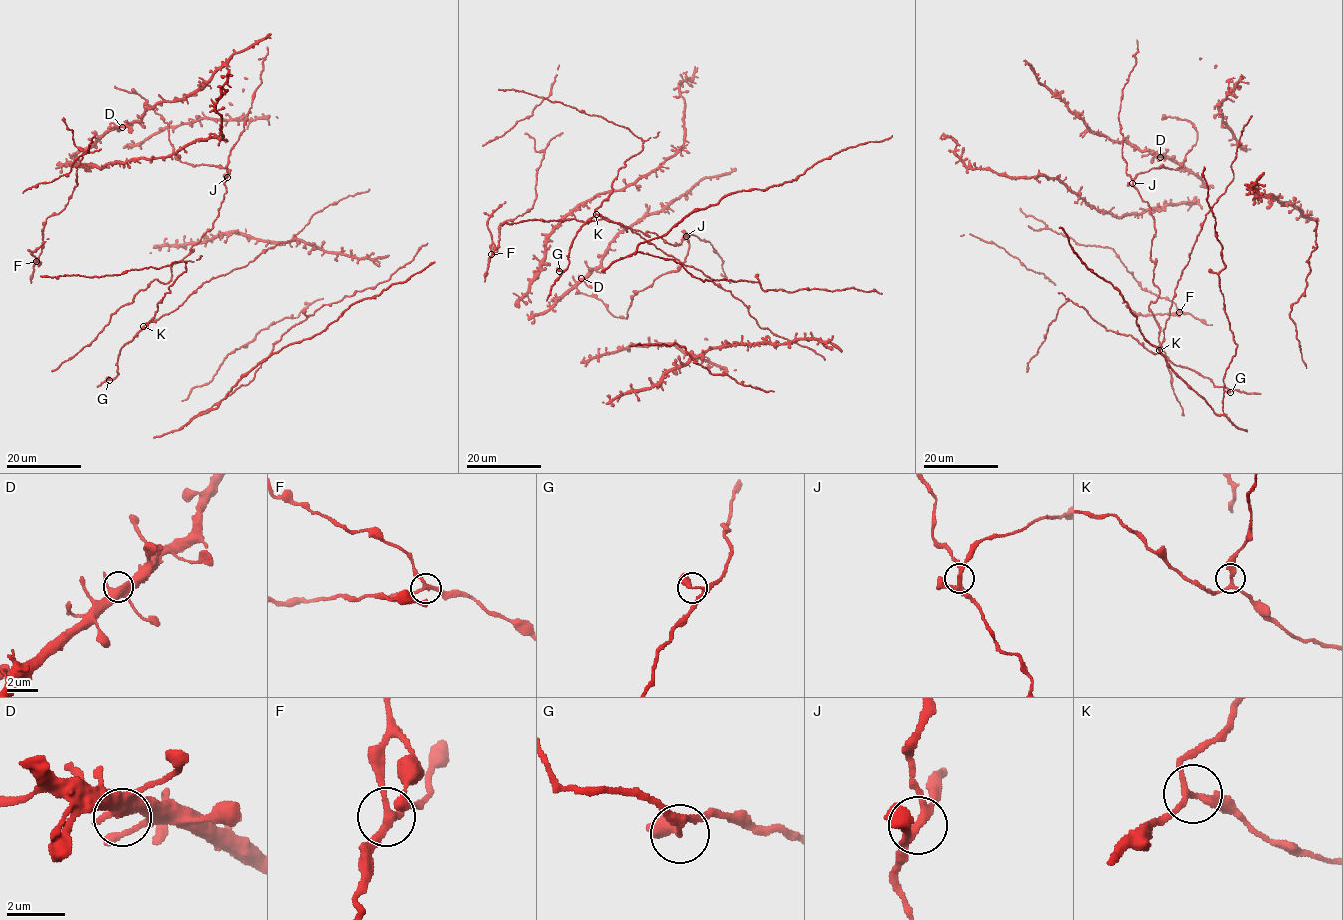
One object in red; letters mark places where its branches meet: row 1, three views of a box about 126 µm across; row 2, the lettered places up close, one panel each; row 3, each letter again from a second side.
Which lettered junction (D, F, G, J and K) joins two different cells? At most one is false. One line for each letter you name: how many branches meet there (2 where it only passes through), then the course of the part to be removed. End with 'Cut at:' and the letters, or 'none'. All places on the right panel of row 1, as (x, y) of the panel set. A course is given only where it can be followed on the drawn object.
J: branches 4; course (1132, 183), (1139, 173), (1162, 165), (1181, 167), (1185, 154), (1196, 143), (1192, 123), (1162, 118)
Cut at: J

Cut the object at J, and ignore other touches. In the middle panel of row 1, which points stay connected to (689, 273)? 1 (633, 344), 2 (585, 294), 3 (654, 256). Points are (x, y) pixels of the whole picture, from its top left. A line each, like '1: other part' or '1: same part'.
1: same part
2: other part
3: same part

